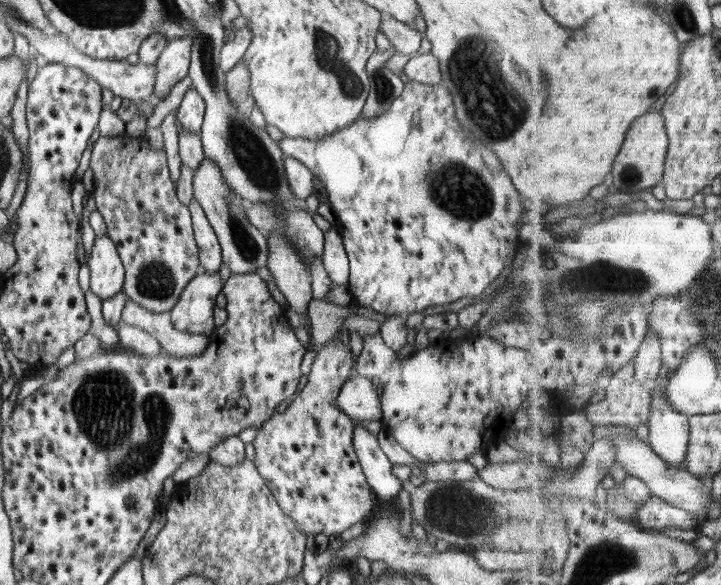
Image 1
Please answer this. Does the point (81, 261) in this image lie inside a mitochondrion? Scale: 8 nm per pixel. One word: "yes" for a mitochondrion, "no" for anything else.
no

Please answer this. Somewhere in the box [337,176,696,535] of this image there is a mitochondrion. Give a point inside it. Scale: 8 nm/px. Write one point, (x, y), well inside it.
(602, 276)

